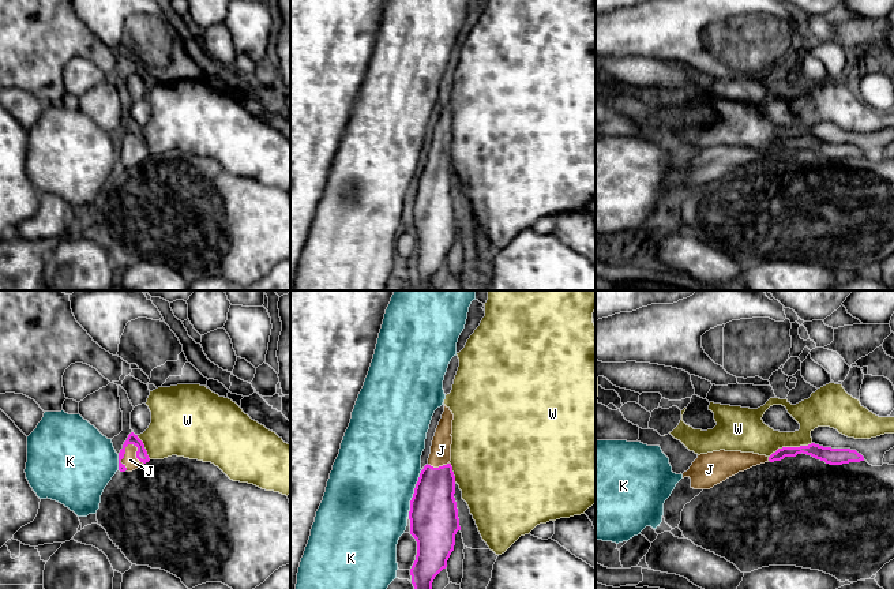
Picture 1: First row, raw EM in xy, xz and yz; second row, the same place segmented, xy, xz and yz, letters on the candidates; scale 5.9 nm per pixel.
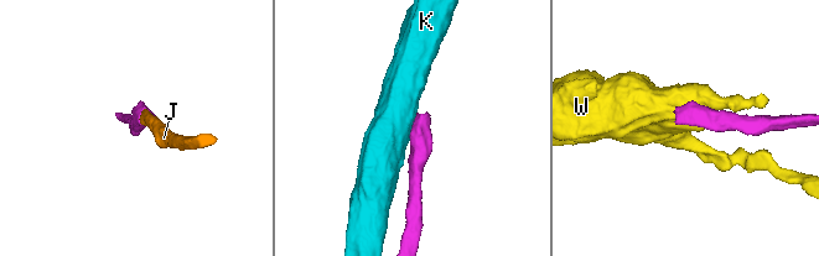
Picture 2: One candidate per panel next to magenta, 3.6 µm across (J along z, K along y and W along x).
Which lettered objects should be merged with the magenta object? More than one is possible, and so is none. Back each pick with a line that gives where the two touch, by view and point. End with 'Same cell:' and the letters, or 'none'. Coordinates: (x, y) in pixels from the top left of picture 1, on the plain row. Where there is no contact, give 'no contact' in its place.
J: meets magenta in xy at (136, 146)
Same cell: J

